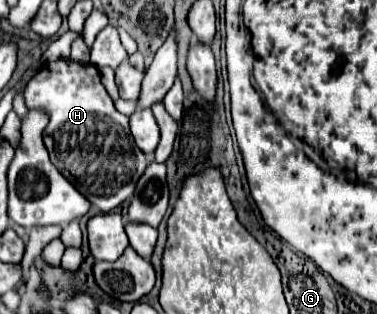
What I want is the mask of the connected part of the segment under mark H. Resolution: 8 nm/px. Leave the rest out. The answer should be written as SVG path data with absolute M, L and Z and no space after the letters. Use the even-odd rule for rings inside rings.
M74 60L46 62L28 82L24 98L28 108L44 108L50 112L50 122L44 130L50 160L92 206L100 212L110 212L132 198L136 182L150 162L130 134L128 116L114 108L96 66ZM100 156L106 156L106 160L132 156L132 166L98 166Z

